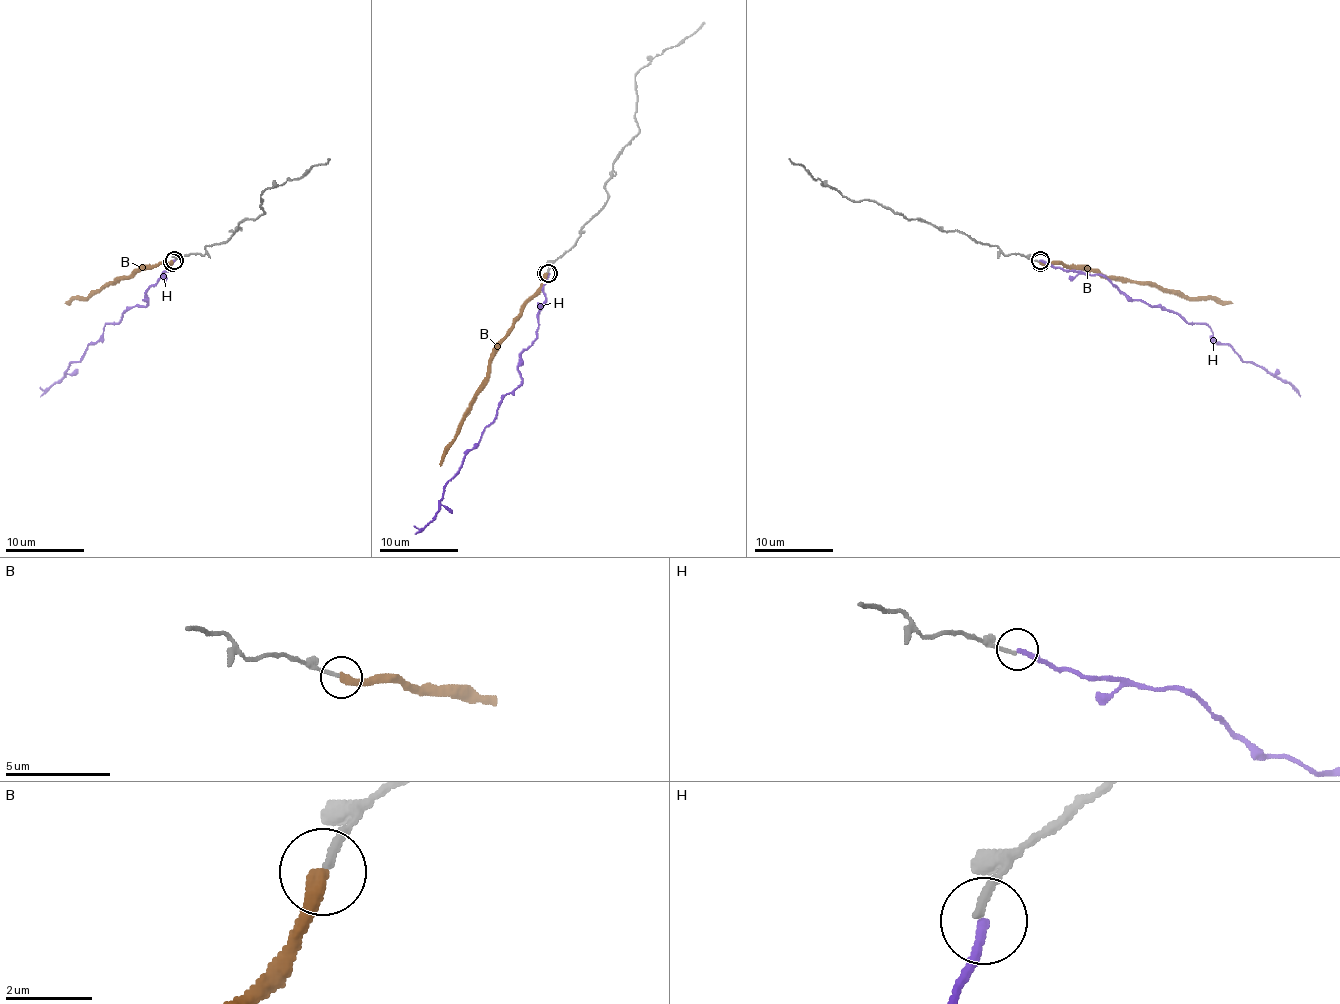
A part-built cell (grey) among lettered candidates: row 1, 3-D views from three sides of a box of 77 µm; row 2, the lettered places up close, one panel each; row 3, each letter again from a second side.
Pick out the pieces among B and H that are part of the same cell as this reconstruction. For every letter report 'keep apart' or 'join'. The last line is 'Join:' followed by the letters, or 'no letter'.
B: keep apart
H: join
Join: H

